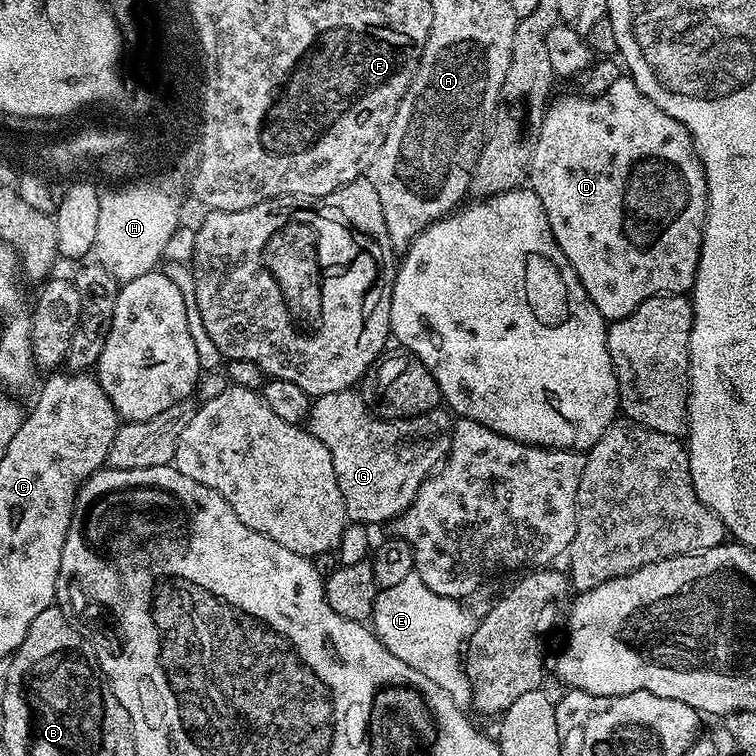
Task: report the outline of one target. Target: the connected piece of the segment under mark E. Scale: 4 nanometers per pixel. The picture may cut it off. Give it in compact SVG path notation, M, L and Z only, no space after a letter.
M413 574L390 589L377 591L370 627L390 654L402 658L406 666L414 666L414 669L426 674L426 678L442 686L442 690L454 698L457 706L467 709L472 704L472 684L468 680L468 671L464 669L465 657L462 653L474 634L478 620L464 607L459 600L434 594L422 578Z

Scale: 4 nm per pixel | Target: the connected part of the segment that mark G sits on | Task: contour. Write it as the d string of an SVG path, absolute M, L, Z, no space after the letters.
M356 390L315 397L306 419L308 431L332 455L345 517L365 526L387 525L412 505L422 482L447 460L453 423L453 413L443 407L425 416L382 420L368 411Z

